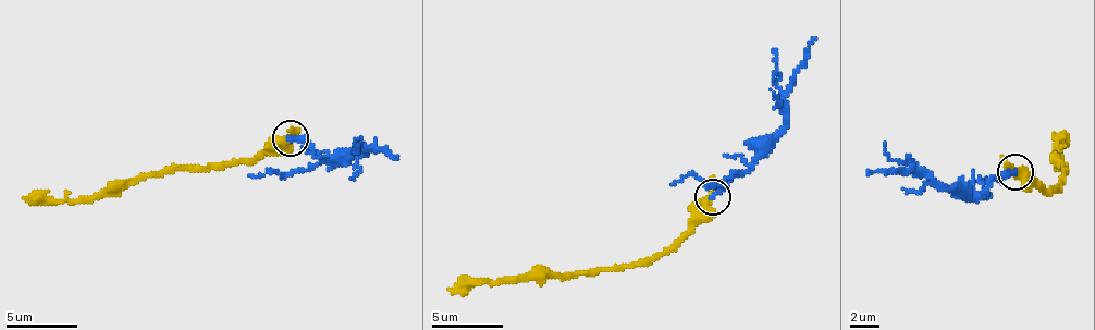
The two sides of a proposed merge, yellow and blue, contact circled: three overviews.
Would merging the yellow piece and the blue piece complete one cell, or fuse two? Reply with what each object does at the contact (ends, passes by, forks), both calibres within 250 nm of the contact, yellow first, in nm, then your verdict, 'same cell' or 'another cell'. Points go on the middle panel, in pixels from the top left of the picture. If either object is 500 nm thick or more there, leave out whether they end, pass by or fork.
yellow passes by; blue ends there; 260 nm thick on the yellow side, 190 nm on the other; another cell

